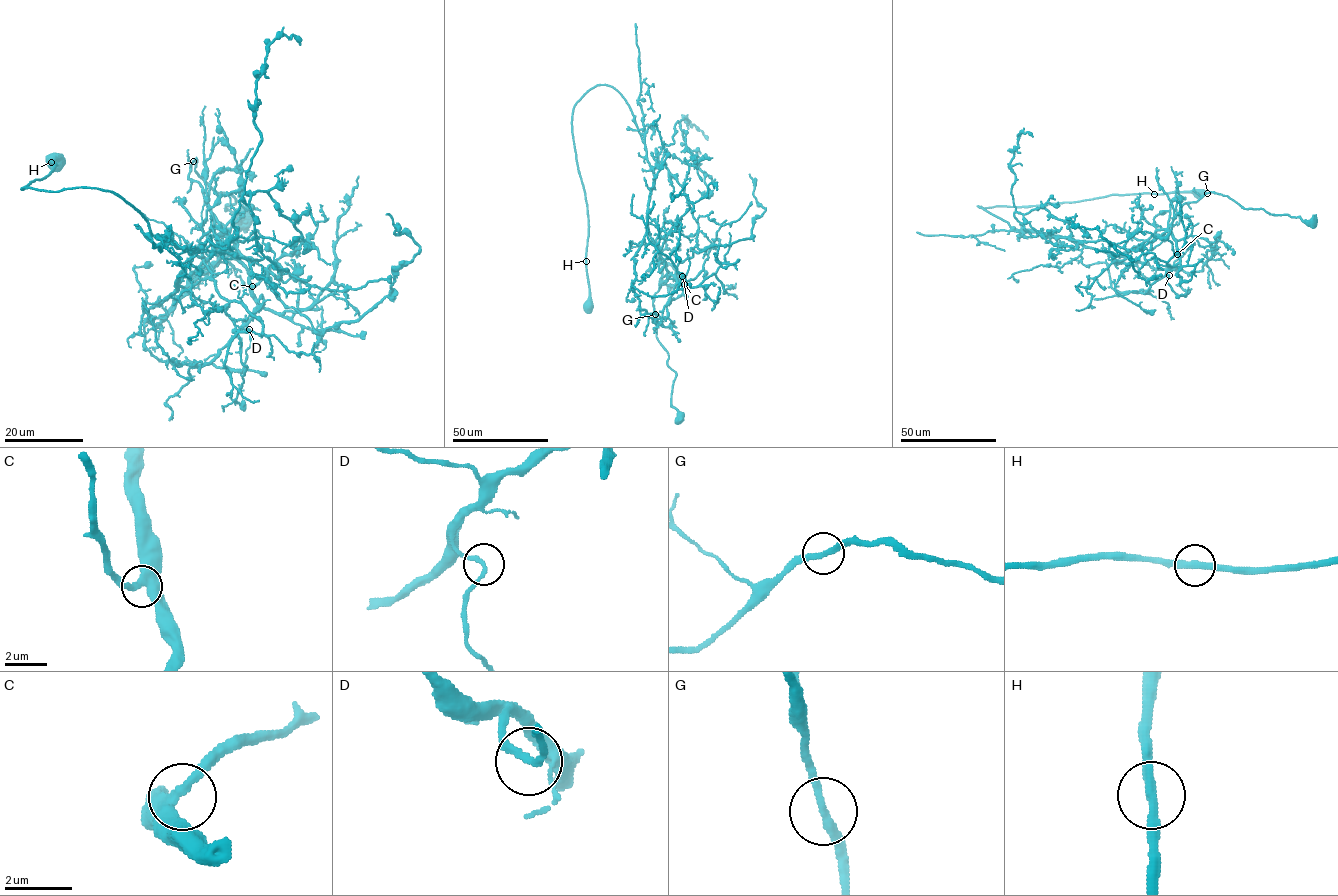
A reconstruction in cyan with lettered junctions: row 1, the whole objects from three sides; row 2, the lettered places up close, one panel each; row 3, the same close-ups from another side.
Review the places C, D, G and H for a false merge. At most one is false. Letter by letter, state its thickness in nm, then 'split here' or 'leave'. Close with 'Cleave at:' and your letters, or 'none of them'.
C: 400 nm thick; leave
D: 190 nm thick; split here
G: 240 nm thick; leave
H: 300 nm thick; leave
Cleave at: D

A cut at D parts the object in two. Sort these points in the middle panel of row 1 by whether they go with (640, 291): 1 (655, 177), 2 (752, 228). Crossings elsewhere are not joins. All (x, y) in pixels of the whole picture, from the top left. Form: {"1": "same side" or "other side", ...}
{"1": "same side", "2": "other side"}

